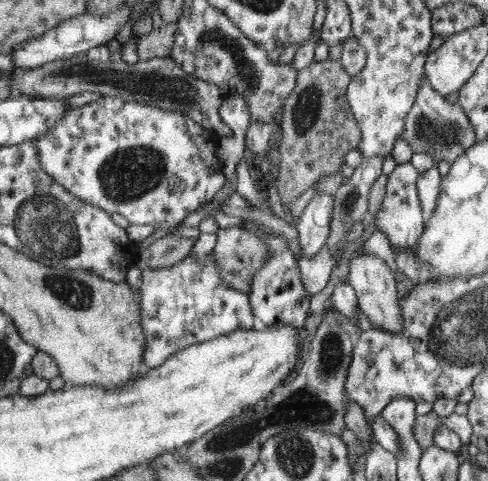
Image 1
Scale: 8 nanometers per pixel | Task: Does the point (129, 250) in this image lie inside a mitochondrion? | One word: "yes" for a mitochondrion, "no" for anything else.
no

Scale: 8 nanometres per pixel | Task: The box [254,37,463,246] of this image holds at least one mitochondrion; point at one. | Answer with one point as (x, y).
(306, 111)

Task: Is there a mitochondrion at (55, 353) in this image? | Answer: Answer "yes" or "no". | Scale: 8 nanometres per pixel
no

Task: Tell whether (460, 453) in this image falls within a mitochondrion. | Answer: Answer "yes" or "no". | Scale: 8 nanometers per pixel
no

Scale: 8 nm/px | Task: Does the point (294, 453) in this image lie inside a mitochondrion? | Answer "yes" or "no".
yes

